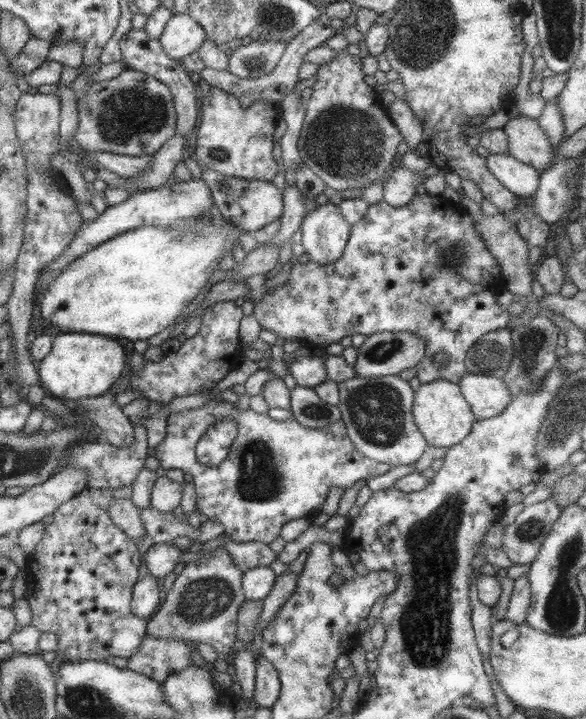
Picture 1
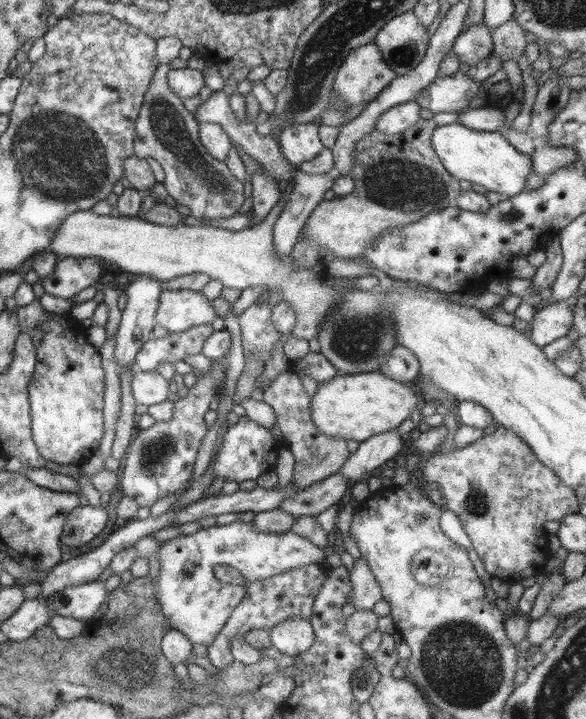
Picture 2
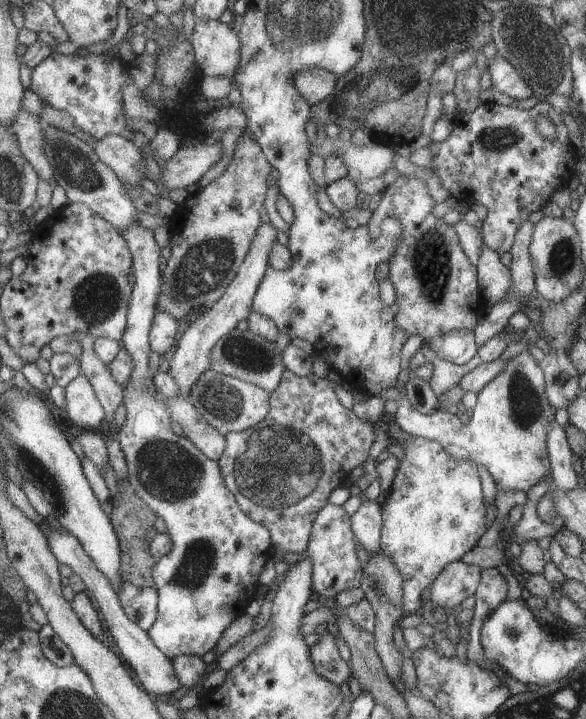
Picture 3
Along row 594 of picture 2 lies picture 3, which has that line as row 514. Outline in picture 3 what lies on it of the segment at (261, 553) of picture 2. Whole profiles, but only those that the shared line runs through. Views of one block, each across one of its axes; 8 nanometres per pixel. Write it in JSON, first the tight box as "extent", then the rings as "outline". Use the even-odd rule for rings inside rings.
{"extent":[117,223,272,660],"outline":[[[133,223],[118,231],[126,240],[135,281],[128,298],[126,325],[119,342],[132,360],[132,369],[123,384],[122,405],[125,418],[124,423],[117,428],[117,440],[126,460],[128,481],[149,510],[165,522],[165,533],[169,535],[172,544],[170,552],[156,561],[152,568],[153,587],[158,596],[158,603],[155,620],[146,633],[169,660],[179,655],[201,657],[217,644],[221,632],[235,618],[244,614],[245,607],[255,598],[259,586],[257,577],[263,565],[272,557],[270,534],[262,524],[248,519],[239,510],[236,500],[224,485],[216,461],[207,458],[187,437],[173,433],[170,412],[164,400],[155,394],[156,389],[150,381],[151,371],[147,367],[147,354],[150,352],[148,332],[156,313],[155,301],[160,294],[160,248],[153,239],[152,231],[141,227],[139,223]]]}

